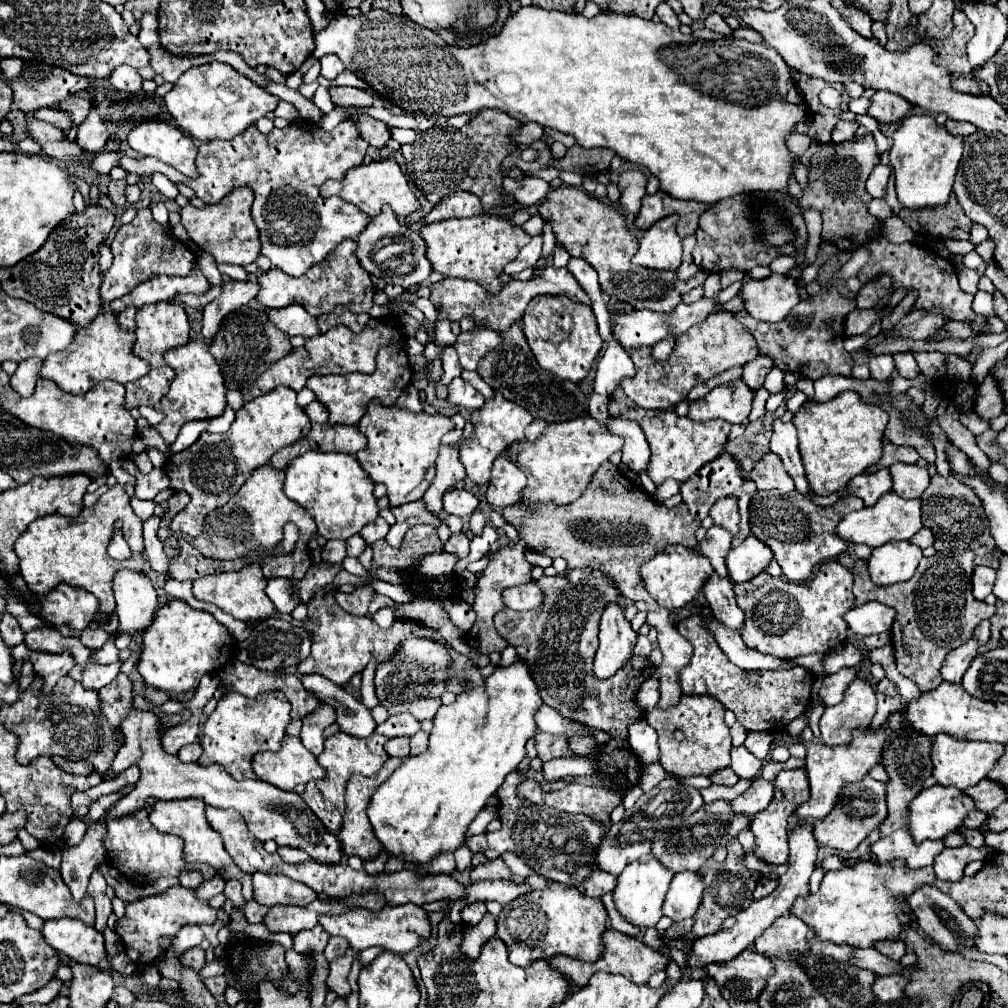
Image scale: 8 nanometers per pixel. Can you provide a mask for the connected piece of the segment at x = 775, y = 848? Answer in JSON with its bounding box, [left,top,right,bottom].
[752,769,810,865]

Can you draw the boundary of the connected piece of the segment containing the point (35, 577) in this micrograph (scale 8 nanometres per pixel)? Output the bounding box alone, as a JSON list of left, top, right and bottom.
[14,485,144,615]

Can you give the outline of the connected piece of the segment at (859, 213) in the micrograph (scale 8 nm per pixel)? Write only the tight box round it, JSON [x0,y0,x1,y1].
[802,137,882,251]

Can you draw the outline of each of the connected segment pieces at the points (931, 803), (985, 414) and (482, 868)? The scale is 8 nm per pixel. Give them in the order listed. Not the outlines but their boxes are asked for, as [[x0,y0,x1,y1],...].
[[908,785,974,843],[974,377,1004,421],[470,859,512,883]]

